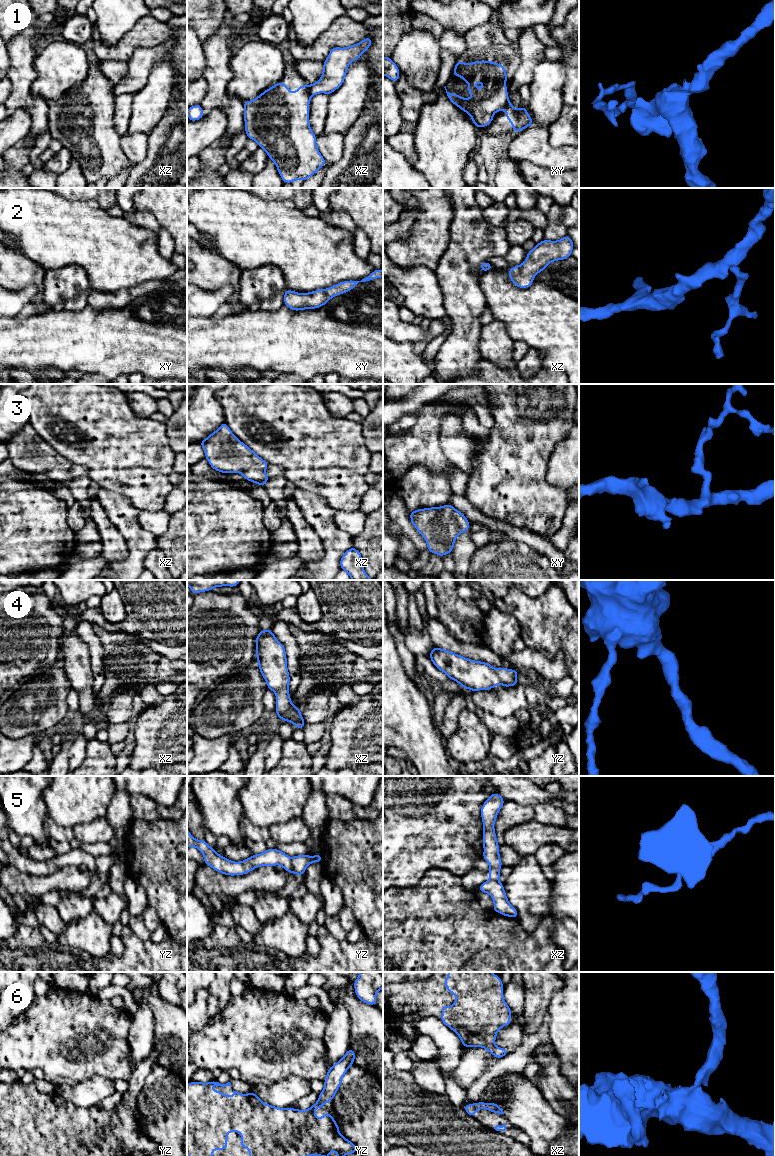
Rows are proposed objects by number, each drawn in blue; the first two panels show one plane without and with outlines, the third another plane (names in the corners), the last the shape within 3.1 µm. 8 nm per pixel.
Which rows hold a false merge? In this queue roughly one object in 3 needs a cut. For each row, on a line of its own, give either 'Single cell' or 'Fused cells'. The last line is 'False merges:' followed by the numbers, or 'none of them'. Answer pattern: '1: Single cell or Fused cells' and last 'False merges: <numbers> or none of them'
1: Fused cells
2: Single cell
3: Single cell
4: Single cell
5: Fused cells
6: Single cell
False merges: 1, 5

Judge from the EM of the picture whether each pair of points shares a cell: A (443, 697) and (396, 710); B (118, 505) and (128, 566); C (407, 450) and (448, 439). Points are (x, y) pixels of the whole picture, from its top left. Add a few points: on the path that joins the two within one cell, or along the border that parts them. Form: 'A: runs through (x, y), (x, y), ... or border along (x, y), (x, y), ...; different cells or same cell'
A: border along (431, 708), (433, 722), (437, 726); different cells
B: runs through (126, 520), (133, 533), (133, 551); same cell
C: border along (441, 418), (441, 449), (452, 462); different cells

